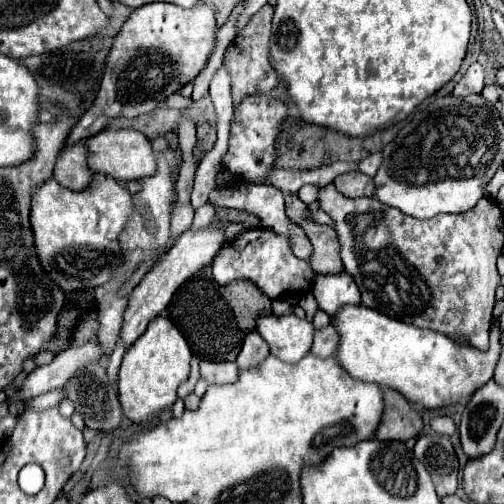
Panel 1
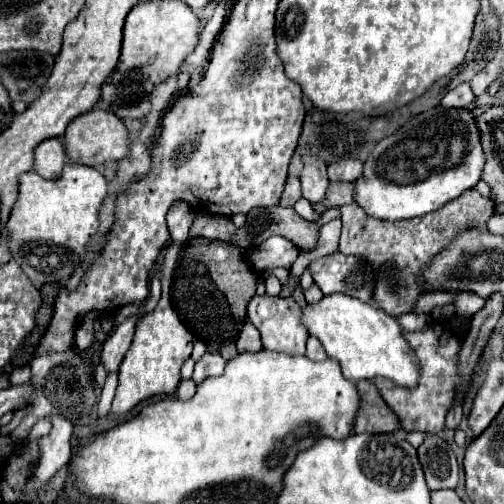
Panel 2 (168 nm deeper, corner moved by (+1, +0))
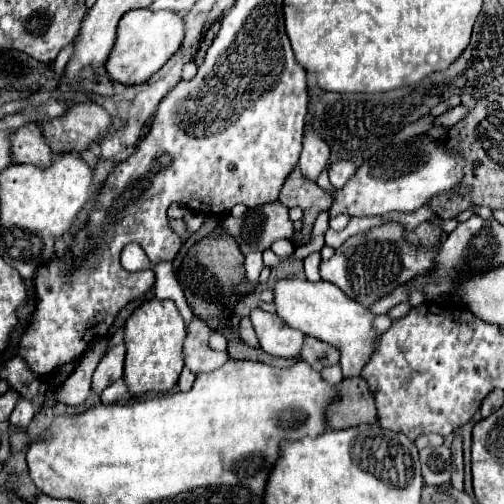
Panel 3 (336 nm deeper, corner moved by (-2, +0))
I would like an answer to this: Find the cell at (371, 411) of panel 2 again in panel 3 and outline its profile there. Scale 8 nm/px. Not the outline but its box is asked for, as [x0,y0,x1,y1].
[325,377,377,429]

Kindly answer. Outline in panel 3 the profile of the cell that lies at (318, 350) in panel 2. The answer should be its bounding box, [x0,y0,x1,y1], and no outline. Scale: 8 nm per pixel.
[301,337,339,371]

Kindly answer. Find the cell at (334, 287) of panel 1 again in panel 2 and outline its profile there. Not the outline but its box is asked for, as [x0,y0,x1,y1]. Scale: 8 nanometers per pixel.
[308,253,372,303]

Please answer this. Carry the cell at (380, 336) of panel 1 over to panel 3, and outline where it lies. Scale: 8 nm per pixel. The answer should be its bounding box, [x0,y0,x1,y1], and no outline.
[273,277,379,377]

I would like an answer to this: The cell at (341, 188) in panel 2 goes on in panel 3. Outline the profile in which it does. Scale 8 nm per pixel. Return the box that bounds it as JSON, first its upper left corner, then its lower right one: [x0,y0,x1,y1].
[279,167,333,245]

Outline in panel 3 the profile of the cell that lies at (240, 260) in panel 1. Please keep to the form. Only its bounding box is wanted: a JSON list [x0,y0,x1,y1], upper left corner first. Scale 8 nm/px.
[271,239,295,257]

